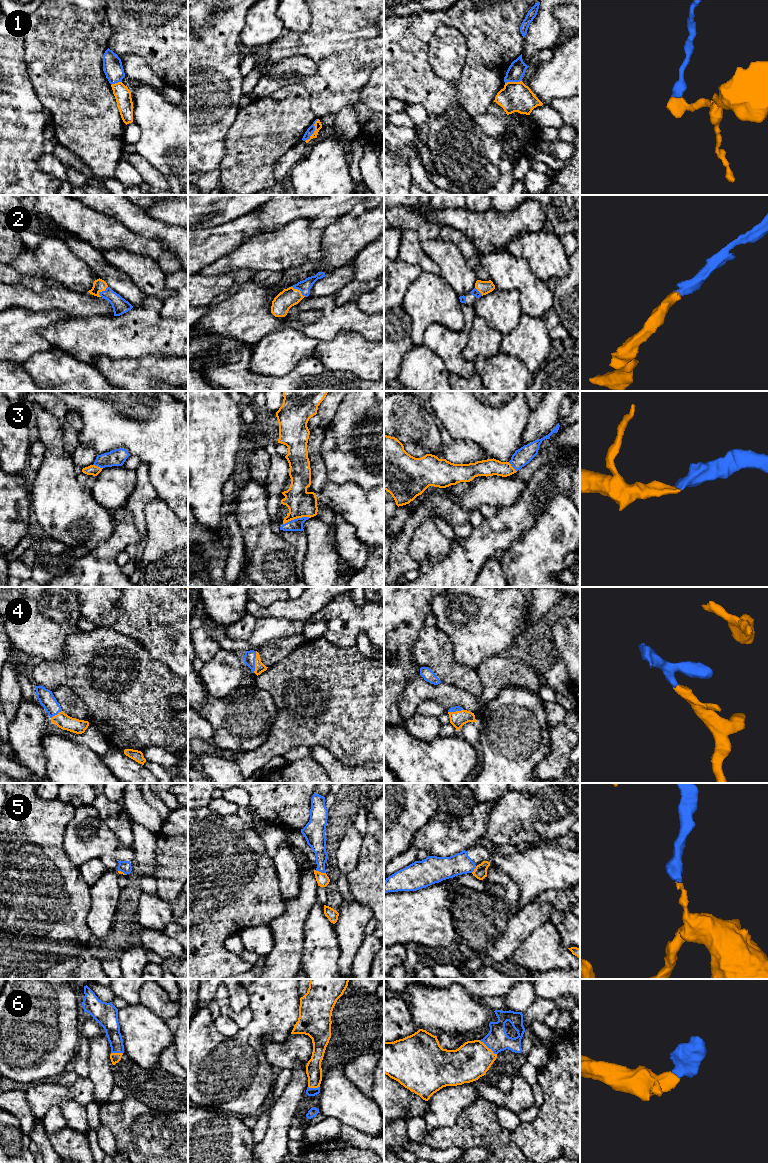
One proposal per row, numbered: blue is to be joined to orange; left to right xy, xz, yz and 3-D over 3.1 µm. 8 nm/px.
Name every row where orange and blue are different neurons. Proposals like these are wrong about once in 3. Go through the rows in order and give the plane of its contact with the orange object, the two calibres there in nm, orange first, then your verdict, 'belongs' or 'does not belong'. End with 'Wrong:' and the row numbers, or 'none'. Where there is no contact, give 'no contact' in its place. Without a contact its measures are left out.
1: xz | 60/60 nm | does not belong
2: xz | 150/100 nm | belongs
3: xz | 220/100 nm | belongs
4: xz | 80/100 nm | belongs
5: xz | 100/140 nm | does not belong
6: yz | 300/180 nm | belongs
Wrong: 1, 5

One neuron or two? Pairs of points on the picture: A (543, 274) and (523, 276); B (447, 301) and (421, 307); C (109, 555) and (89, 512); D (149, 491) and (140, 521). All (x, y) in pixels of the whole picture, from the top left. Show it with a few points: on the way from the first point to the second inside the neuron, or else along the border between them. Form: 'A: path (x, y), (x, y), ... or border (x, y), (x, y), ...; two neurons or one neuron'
A: border (520, 257), (528, 263), (531, 271), (545, 283); two neurons
B: path (441, 302), (427, 302); one neuron
C: border (111, 519), (112, 533), (90, 549); two neurons
D: path (142, 498), (139, 501), (139, 514); one neuron

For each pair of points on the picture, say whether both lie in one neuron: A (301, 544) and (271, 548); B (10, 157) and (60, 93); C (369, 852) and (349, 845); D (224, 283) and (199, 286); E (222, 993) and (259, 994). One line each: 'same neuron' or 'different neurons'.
A: different neurons
B: different neurons
C: different neurons
D: same neuron
E: different neurons

